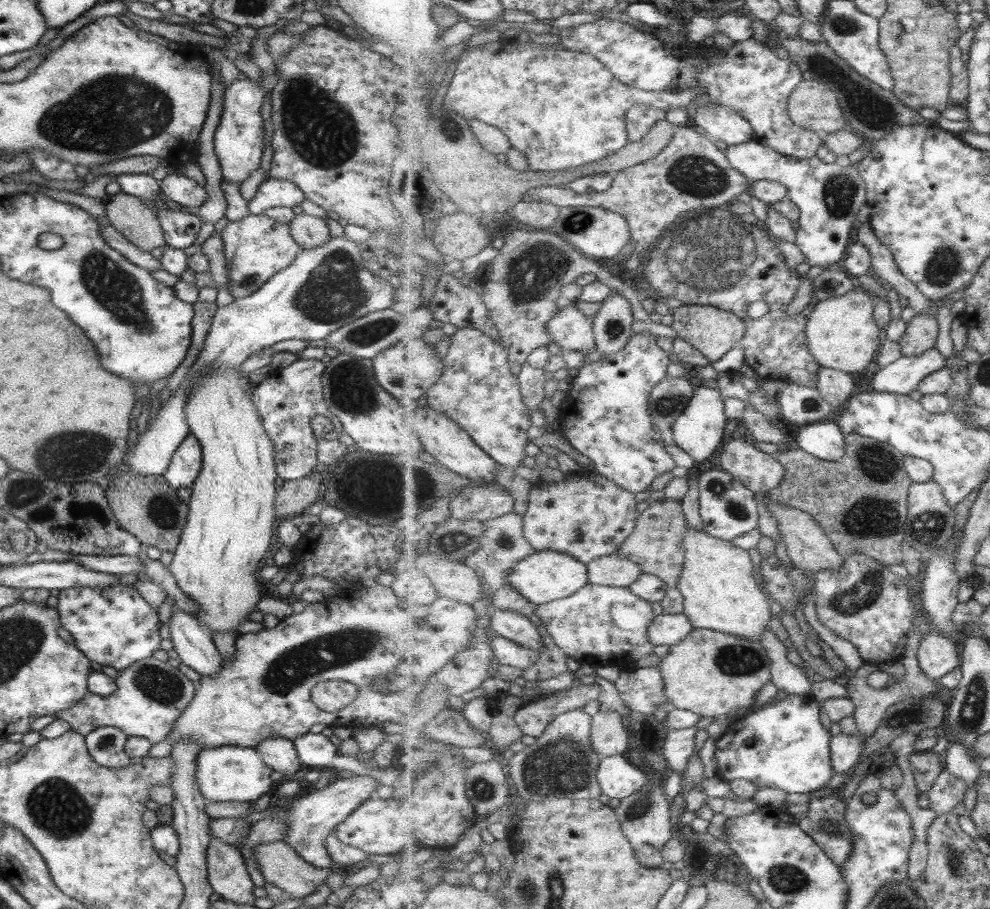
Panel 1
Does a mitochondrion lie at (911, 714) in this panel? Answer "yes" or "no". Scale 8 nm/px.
yes

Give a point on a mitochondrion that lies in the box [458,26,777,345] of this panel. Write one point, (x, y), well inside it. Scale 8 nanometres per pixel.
(713, 262)

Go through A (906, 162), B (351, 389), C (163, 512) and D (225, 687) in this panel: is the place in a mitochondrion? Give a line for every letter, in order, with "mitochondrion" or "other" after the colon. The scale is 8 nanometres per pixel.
A: other
B: mitochondrion
C: mitochondrion
D: other

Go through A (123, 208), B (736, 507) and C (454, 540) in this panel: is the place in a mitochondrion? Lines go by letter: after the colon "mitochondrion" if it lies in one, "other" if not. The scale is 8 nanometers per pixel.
A: other
B: mitochondrion
C: mitochondrion

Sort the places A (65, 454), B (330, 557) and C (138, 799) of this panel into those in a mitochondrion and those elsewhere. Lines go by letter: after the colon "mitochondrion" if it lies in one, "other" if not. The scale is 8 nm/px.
A: mitochondrion
B: mitochondrion
C: other

